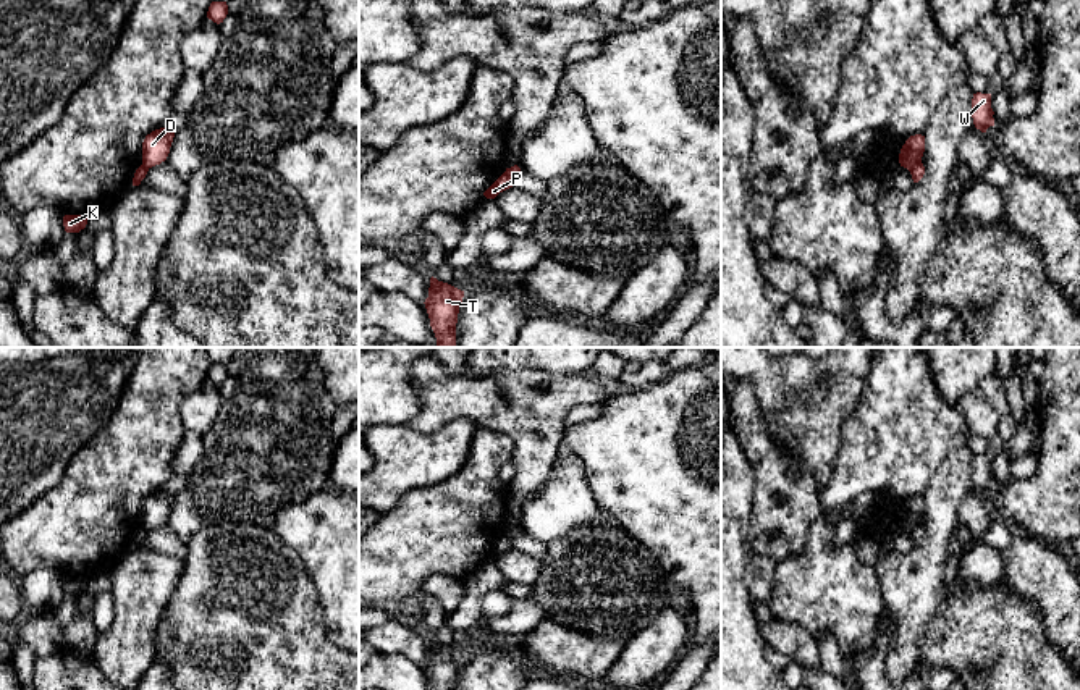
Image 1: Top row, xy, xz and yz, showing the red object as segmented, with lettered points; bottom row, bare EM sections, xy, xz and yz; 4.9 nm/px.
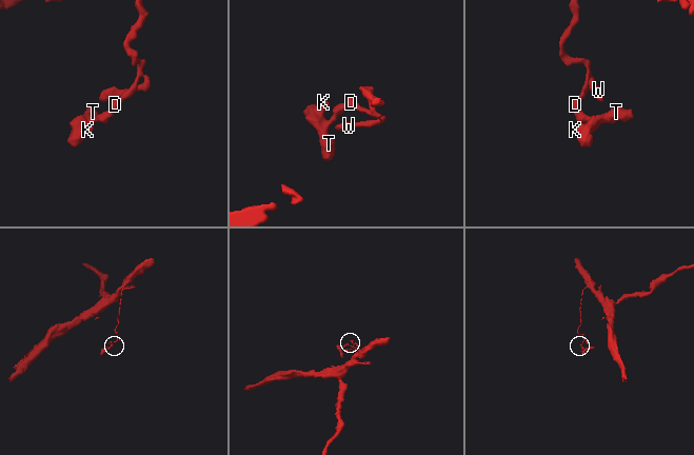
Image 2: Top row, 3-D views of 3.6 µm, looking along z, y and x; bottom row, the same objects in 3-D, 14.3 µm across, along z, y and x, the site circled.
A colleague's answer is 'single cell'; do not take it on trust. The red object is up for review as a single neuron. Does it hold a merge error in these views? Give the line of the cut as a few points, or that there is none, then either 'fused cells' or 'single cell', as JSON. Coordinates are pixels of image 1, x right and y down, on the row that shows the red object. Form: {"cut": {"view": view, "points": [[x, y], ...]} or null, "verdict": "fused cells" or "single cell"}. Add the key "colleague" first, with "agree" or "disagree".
{"colleague": "disagree", "cut": {"view": "yz", "points": [[920, 160], [907, 168]]}, "verdict": "fused cells"}

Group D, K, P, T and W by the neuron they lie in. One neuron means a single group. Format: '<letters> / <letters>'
D W / K P T

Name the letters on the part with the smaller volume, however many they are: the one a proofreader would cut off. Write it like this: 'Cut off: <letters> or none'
Cut off: K, P, T

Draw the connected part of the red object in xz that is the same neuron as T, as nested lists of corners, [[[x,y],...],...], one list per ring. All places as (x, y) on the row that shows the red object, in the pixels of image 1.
[[[430,278],[428,297],[424,304],[437,338],[435,347],[456,346],[456,323],[462,297],[464,291]]]

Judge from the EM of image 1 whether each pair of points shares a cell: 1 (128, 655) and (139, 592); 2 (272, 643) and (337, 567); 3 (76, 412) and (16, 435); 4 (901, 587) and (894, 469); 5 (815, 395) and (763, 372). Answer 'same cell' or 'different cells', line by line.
1: same cell
2: different cells
3: same cell
4: different cells
5: same cell

